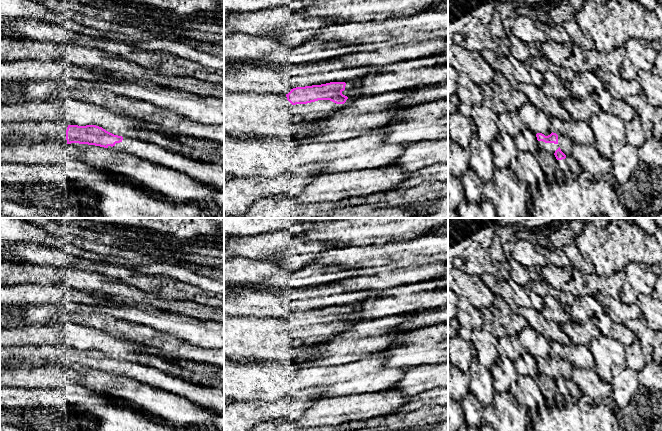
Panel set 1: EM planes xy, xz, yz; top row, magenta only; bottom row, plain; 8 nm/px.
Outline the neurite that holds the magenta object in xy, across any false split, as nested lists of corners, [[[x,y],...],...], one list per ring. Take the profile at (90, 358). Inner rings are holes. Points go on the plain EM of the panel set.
[[[68,349],[66,364],[67,368],[88,368],[128,376],[224,414],[224,388],[215,385],[209,378],[206,380],[176,378],[150,365],[114,359],[96,349]]]

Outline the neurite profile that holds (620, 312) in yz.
[[[601,292],[595,295],[595,299],[616,323],[624,324],[632,319],[643,320],[642,312],[637,304],[626,304],[621,299]]]

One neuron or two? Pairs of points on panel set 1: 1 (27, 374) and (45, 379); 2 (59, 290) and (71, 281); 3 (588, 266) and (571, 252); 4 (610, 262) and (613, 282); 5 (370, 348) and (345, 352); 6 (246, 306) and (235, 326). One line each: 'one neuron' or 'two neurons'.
1: one neuron
2: two neurons
3: one neuron
4: two neurons
5: one neuron
6: two neurons

